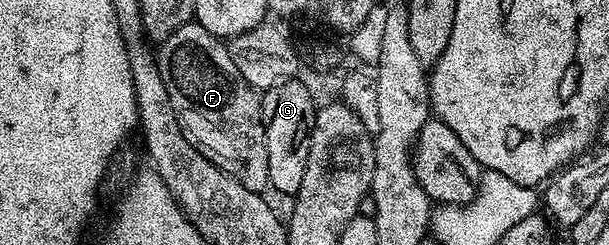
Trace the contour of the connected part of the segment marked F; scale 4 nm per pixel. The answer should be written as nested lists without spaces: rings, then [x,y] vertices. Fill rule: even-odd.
[[[191,23],[172,31],[172,35],[168,35],[168,39],[157,46],[156,56],[160,75],[164,79],[164,87],[168,87],[168,99],[172,99],[172,107],[182,123],[182,128],[224,172],[244,183],[248,191],[265,194],[270,180],[262,99],[259,90],[253,89],[244,79],[244,75],[236,71],[236,63],[227,42],[204,31],[204,27],[200,27],[197,23]]]

